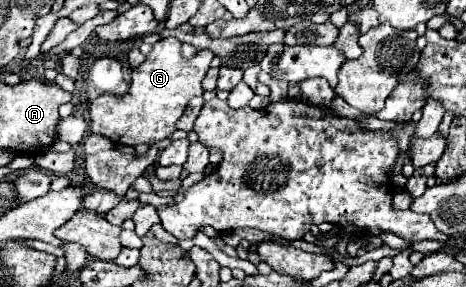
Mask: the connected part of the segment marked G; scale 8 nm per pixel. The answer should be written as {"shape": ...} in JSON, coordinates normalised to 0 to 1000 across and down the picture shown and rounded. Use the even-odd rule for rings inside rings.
{"shape":[[[348,132],[343,146],[335,146],[326,181],[313,195],[313,216],[283,244],[283,300],[270,334],[249,341],[223,328],[193,362],[193,460],[219,467],[245,502],[270,509],[326,509],[369,474],[403,348],[438,328],[433,279],[459,202],[446,167],[429,167],[412,202],[395,202],[386,167],[391,146],[378,132]]]}

